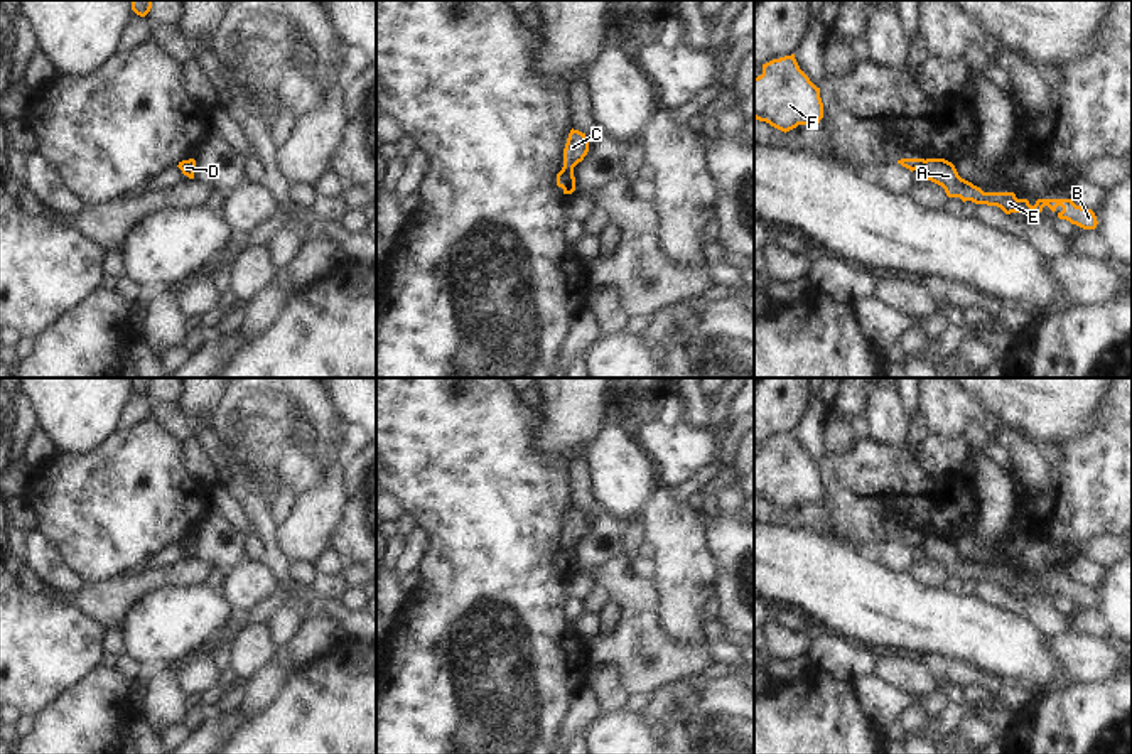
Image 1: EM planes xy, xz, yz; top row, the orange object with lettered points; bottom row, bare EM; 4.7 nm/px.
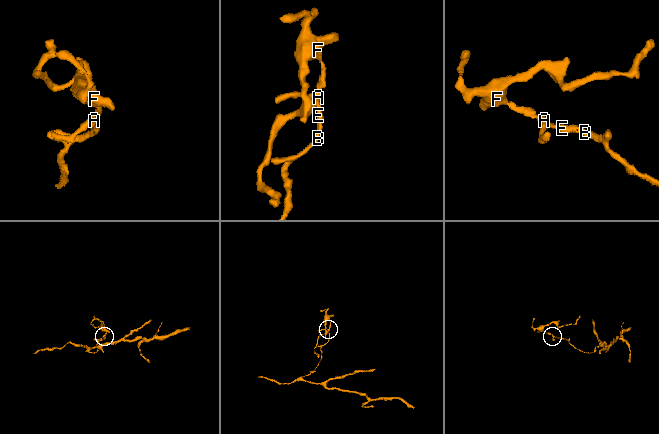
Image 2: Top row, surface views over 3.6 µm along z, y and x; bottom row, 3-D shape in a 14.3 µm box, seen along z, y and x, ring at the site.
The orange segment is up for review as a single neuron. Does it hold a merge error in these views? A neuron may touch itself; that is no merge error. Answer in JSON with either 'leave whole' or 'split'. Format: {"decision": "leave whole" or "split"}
{"decision": "split"}

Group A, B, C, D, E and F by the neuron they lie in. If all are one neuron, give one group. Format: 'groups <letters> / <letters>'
groups A B D E / C F

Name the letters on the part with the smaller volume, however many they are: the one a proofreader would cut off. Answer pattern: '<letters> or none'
C, F.

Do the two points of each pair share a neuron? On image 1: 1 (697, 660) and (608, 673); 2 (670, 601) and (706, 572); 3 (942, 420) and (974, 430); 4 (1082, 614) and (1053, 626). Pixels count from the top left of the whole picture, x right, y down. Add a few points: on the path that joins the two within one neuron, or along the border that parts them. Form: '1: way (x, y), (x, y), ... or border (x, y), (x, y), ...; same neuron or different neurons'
1: border (594, 663), (611, 663), (628, 695); different neurons
2: way (679, 592), (697, 574); same neuron
3: border (964, 427), (975, 422), (989, 437); different neurons
4: way (1075, 621), (1070, 626), (1060, 626); same neuron

